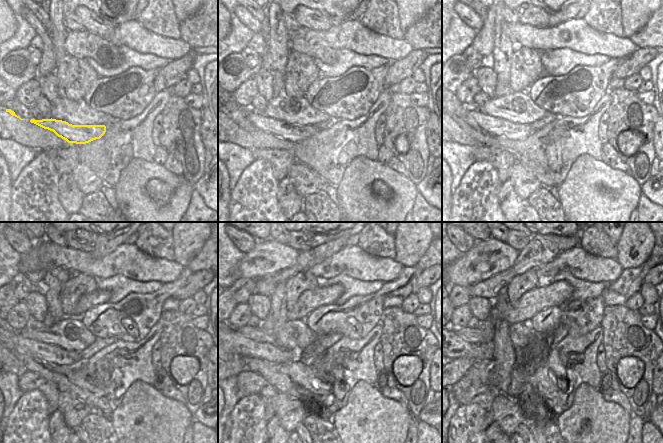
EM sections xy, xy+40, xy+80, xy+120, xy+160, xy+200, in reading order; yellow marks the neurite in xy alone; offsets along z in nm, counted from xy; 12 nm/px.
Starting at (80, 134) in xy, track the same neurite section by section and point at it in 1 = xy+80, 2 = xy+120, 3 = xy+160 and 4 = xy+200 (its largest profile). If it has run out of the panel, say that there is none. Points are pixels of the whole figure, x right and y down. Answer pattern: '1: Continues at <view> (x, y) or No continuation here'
1: Continues at xy+80 (494, 126)
2: Continues at xy+120 (50, 353)
3: Continues at xy+160 (238, 345)
4: Continues at xy+200 (462, 348).

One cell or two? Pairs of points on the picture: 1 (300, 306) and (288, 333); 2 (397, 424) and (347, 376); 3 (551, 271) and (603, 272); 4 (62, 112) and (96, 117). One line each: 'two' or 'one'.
1: two
2: two
3: one
4: one

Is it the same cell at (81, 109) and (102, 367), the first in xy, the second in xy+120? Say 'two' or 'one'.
two

